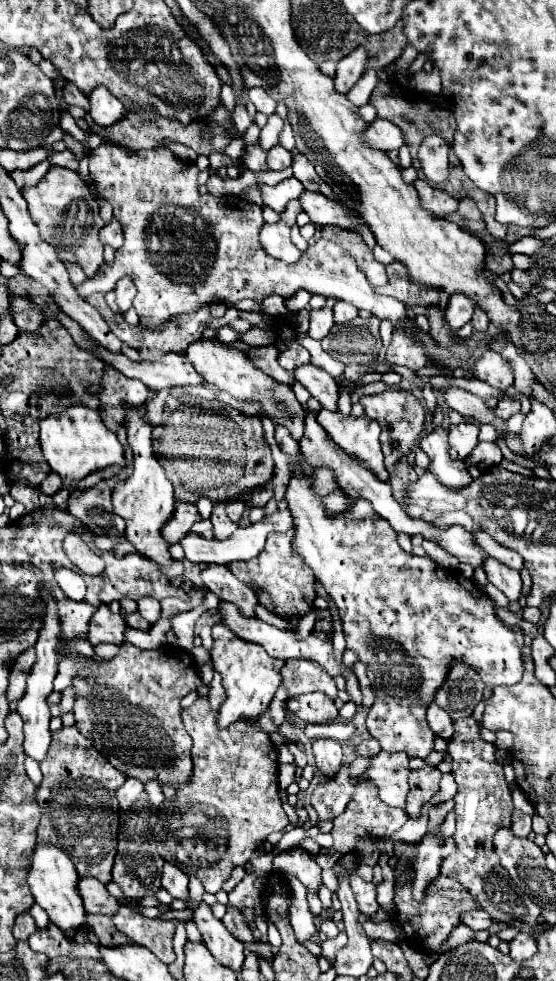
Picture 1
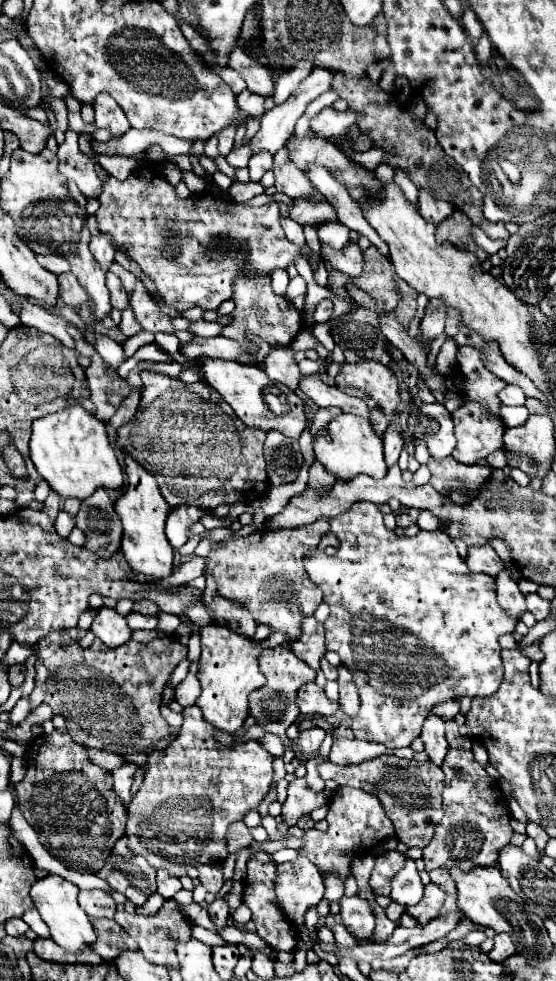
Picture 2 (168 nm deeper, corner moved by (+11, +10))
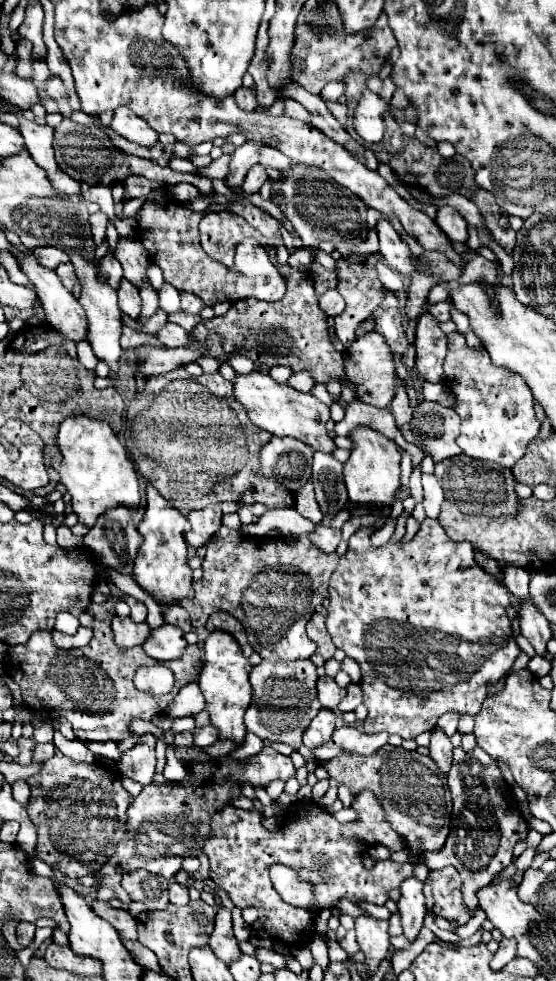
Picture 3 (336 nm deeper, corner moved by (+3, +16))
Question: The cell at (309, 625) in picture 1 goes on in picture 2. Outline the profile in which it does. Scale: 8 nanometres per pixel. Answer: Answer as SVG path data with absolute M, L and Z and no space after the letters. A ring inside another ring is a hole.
M207 624L201 628L201 660L199 660L199 682L201 696L197 706L203 712L203 718L219 730L237 732L245 718L249 716L249 694L265 684L265 676L259 670L261 650L272 649L286 644L284 633L276 631L268 638L255 642L243 634L237 634L219 624Z

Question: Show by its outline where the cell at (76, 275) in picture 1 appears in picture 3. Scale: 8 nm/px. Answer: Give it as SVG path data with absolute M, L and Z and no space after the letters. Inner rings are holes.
M43 246L43 248L35 248L33 250L33 256L37 256L37 262L49 270L57 268L59 264L63 262L71 262L69 260L69 254L61 248L55 248L55 246Z

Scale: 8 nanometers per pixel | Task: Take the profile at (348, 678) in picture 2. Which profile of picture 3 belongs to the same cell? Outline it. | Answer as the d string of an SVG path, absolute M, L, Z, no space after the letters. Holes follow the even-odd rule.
M351 684L347 688L347 698L343 698L341 704L339 704L339 712L355 710L361 702L363 702L363 690L361 690L361 686L359 684Z

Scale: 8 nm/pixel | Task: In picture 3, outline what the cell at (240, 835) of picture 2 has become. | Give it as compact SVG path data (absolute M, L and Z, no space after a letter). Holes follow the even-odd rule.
M363 790L357 798L353 798L353 808L359 810L357 822L341 824L325 810L321 816L321 806L313 800L297 800L289 808L295 810L289 812L289 816L283 820L283 826L277 832L269 832L261 824L261 814L257 812L257 808L241 810L229 806L221 812L215 812L211 820L213 834L205 838L203 852L209 856L209 878L217 884L217 888L223 890L237 908L257 908L257 922L263 926L269 938L292 945L298 944L296 942L304 943L305 936L311 934L313 911L332 909L341 898L347 898L355 904L385 904L389 900L389 890L399 888L401 882L371 882L371 872L363 866L361 852L373 844L383 844L391 850L399 850L405 846L405 842L389 826L379 798L373 796L369 790ZM273 864L283 864L298 870L305 869L305 876L314 886L314 909L293 908L291 904L281 900L281 896L269 880L269 868Z

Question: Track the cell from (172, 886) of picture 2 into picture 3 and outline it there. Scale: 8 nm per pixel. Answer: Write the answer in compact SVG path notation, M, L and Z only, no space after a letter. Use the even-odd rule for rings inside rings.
M171 882L169 886L169 902L175 904L175 906L185 906L189 904L189 894L187 894L187 888L177 884L177 882Z

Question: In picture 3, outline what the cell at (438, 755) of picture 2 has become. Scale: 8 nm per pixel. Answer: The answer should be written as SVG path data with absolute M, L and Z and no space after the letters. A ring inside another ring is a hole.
M439 728L433 730L429 750L431 750L433 762L441 768L441 772L449 772L449 768L451 768L451 758L453 758L453 746L451 746L449 736L445 736L443 730L439 730Z

